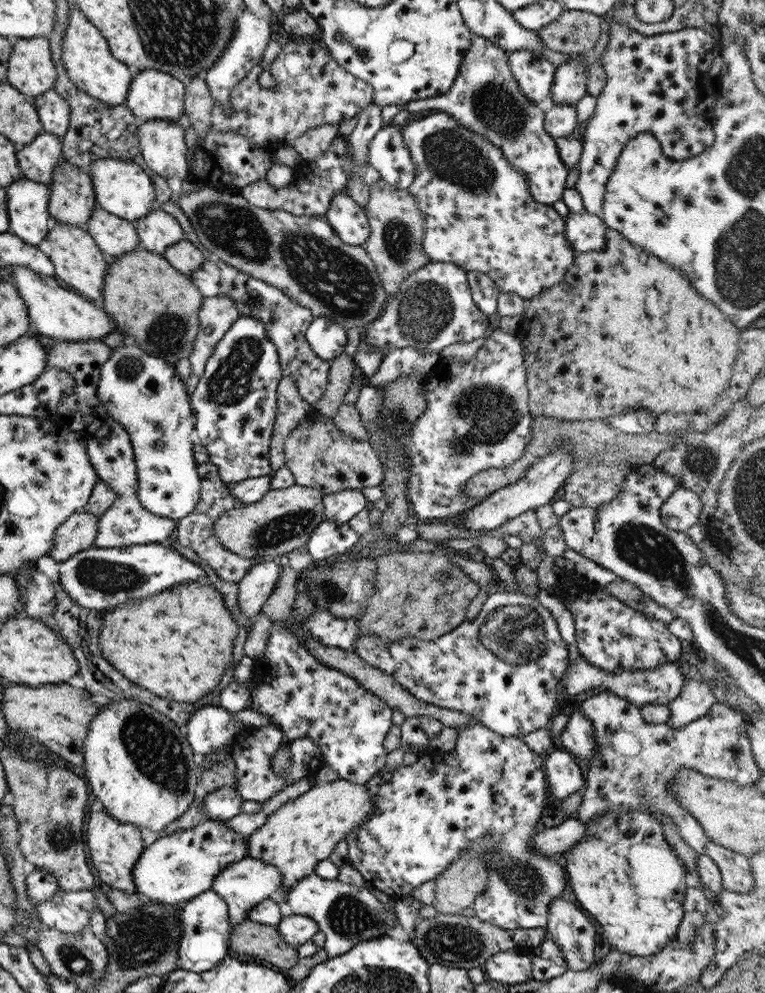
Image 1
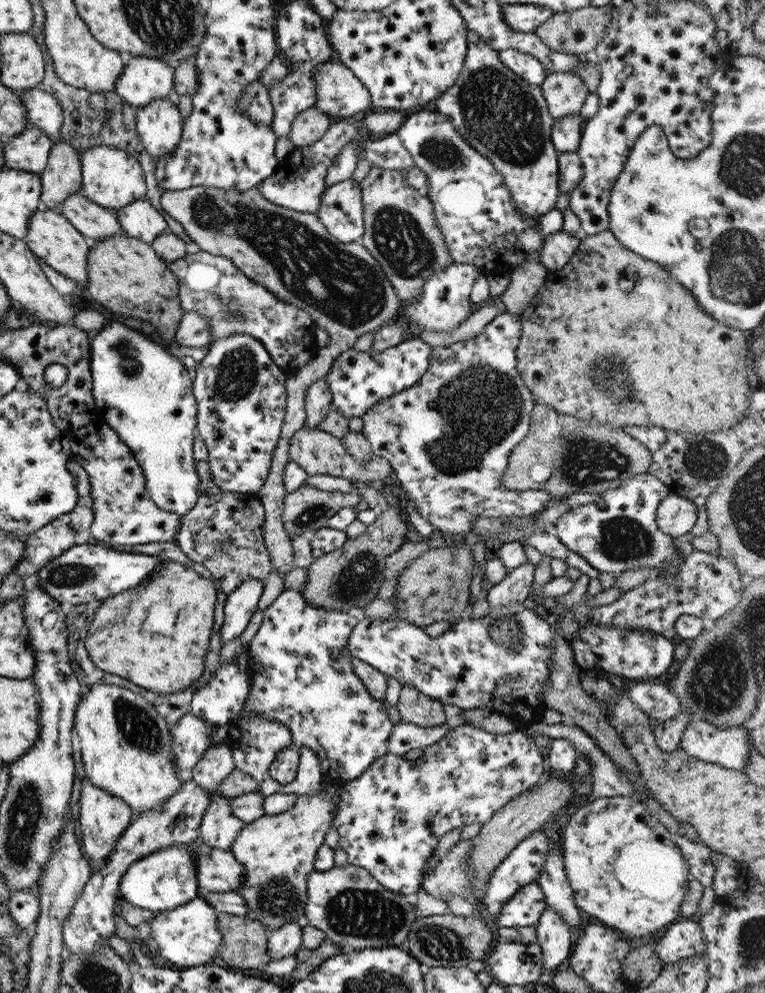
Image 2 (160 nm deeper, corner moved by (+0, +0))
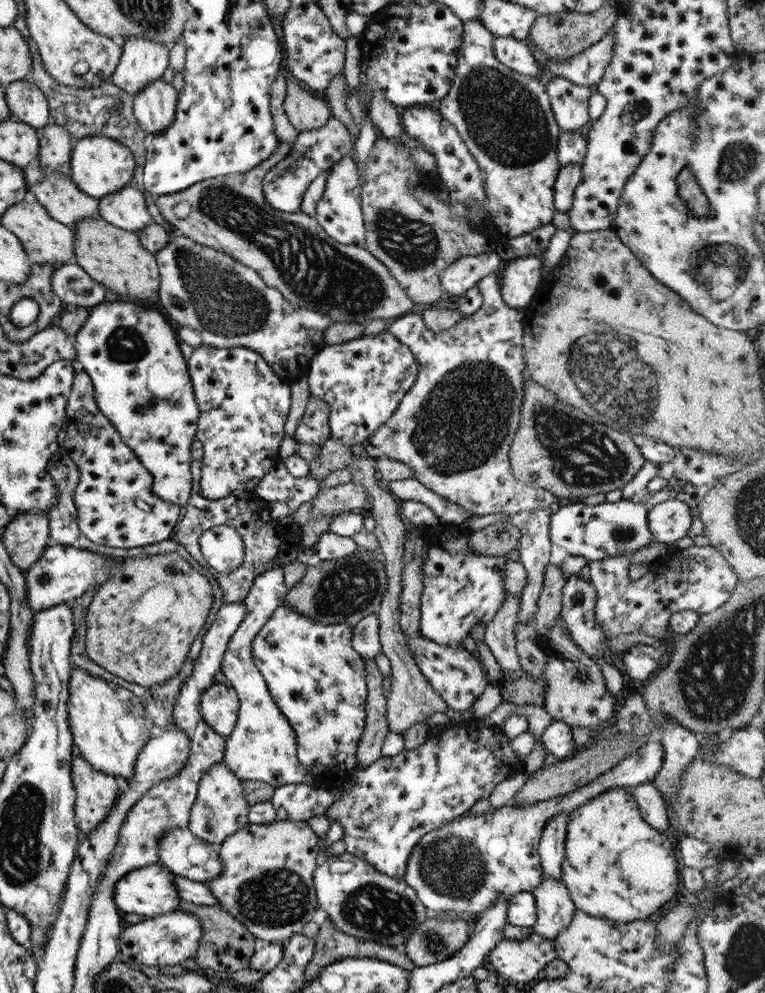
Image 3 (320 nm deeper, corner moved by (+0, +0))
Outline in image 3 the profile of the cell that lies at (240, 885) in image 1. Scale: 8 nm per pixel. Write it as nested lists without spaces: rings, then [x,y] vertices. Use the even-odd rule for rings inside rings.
[[[175,827],[158,840],[157,861],[173,875],[206,883],[221,872],[219,846],[197,838],[188,827]]]

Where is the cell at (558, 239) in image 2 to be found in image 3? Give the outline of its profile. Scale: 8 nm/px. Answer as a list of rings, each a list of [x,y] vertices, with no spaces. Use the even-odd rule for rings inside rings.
[[[523,257],[502,263],[498,281],[502,301],[520,309],[532,302],[537,286],[541,284],[542,257]]]

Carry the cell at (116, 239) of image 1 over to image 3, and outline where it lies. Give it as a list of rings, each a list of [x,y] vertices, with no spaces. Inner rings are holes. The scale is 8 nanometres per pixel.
[[[36,162],[25,165],[22,169],[26,187],[35,200],[53,217],[53,220],[72,228],[74,222],[85,217],[98,216],[98,200],[87,196],[67,176],[55,171],[46,171]]]

